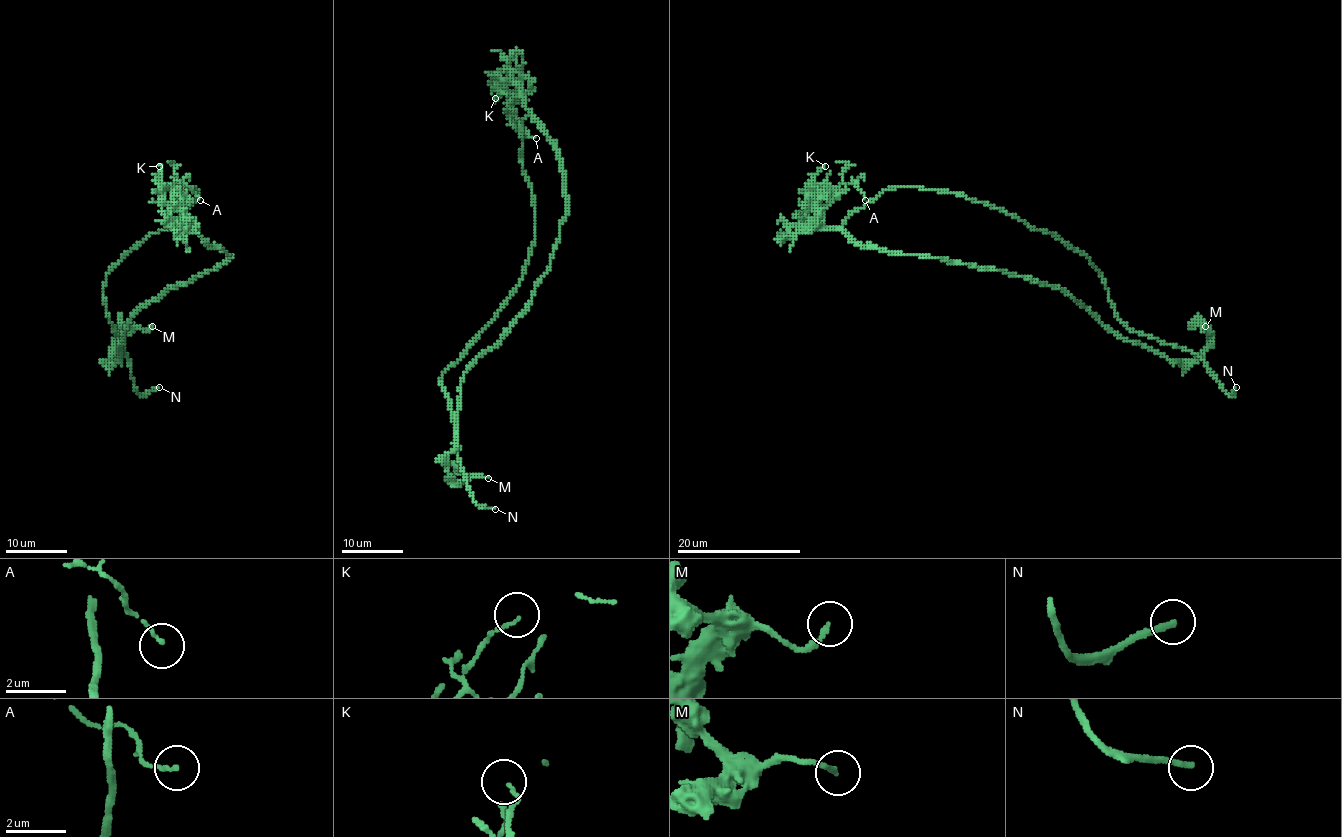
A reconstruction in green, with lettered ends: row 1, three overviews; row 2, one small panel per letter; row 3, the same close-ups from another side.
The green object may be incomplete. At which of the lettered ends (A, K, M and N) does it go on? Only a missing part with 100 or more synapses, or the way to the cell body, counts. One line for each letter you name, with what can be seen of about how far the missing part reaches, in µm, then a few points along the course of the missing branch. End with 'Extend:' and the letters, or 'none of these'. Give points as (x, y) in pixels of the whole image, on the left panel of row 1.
N: missing 8 µm; course (159, 387), (176, 379), (178, 368), (184, 362), (187, 367)
Extend: N

